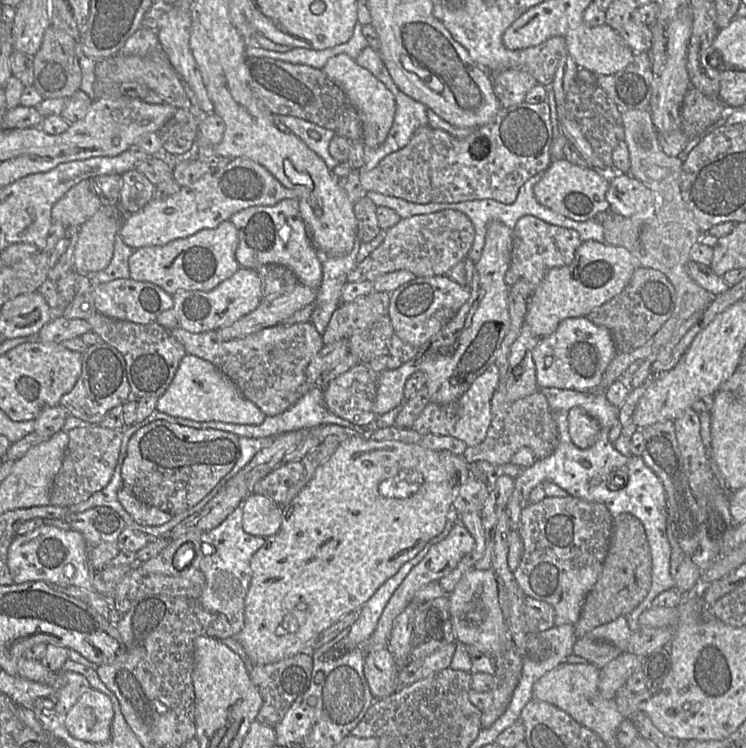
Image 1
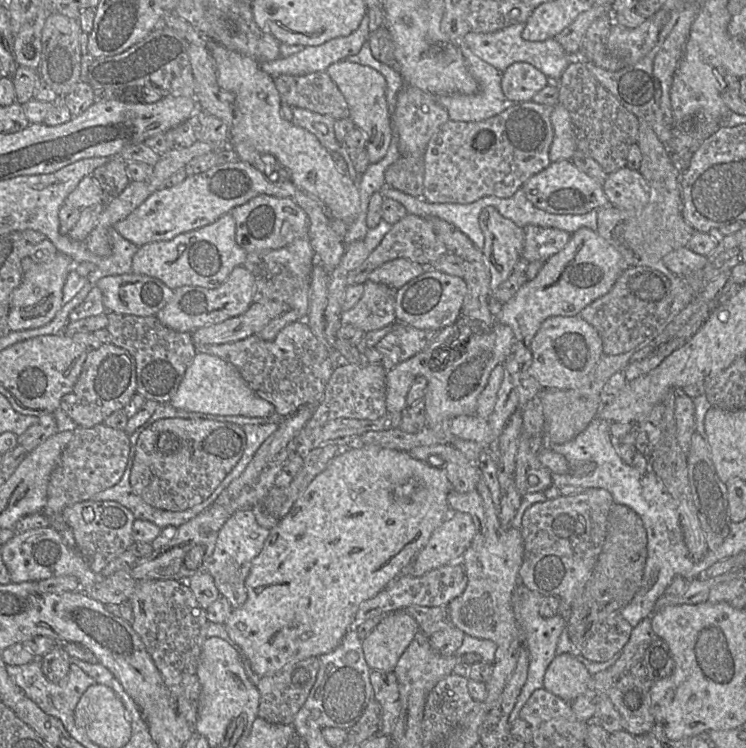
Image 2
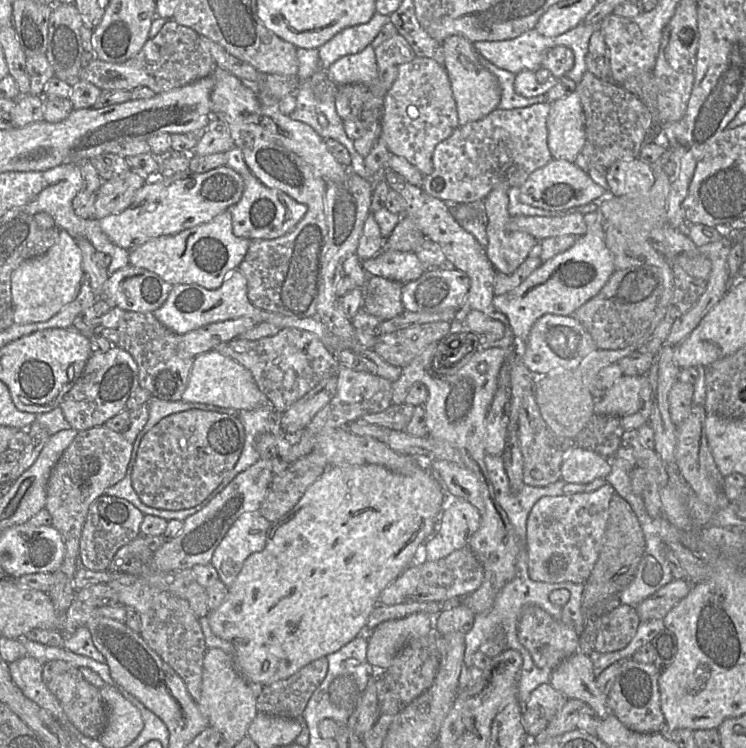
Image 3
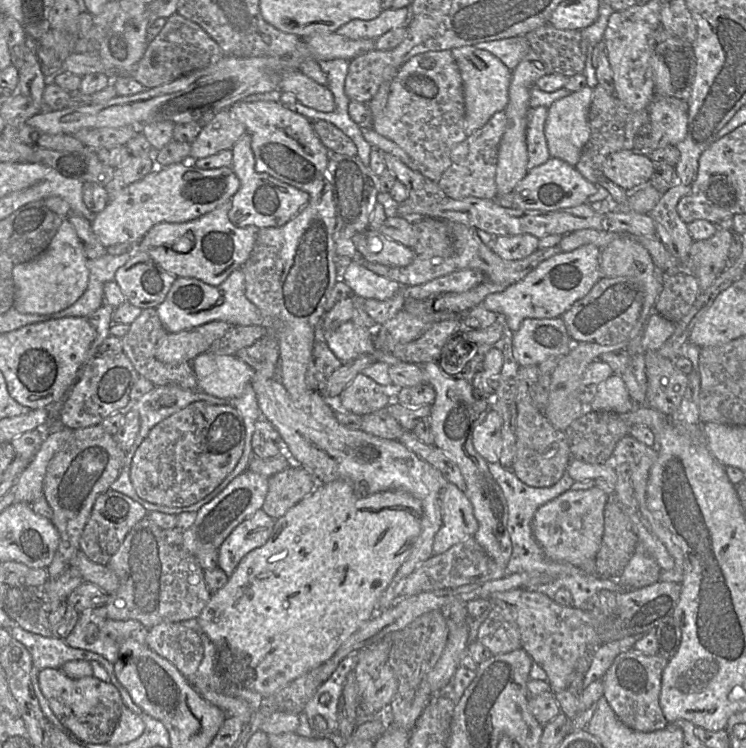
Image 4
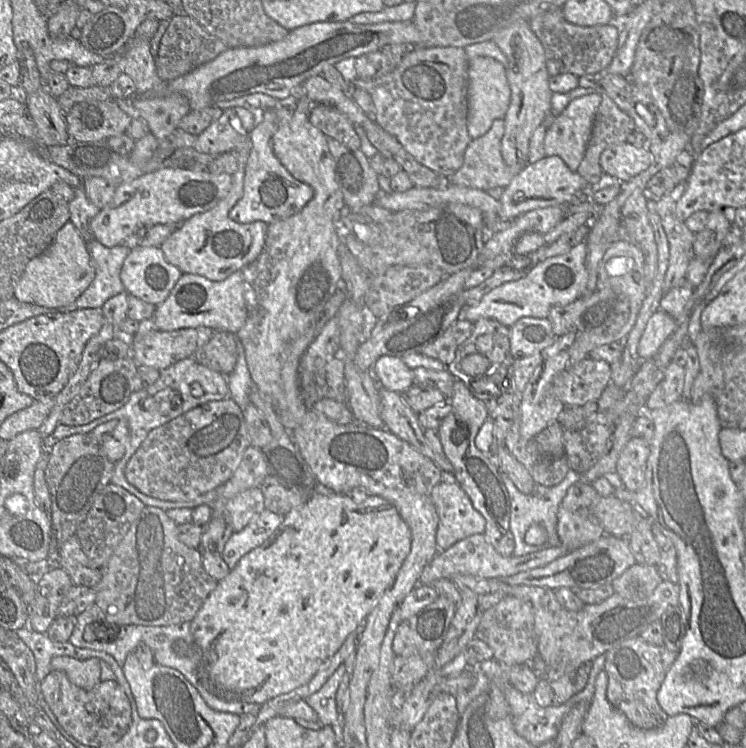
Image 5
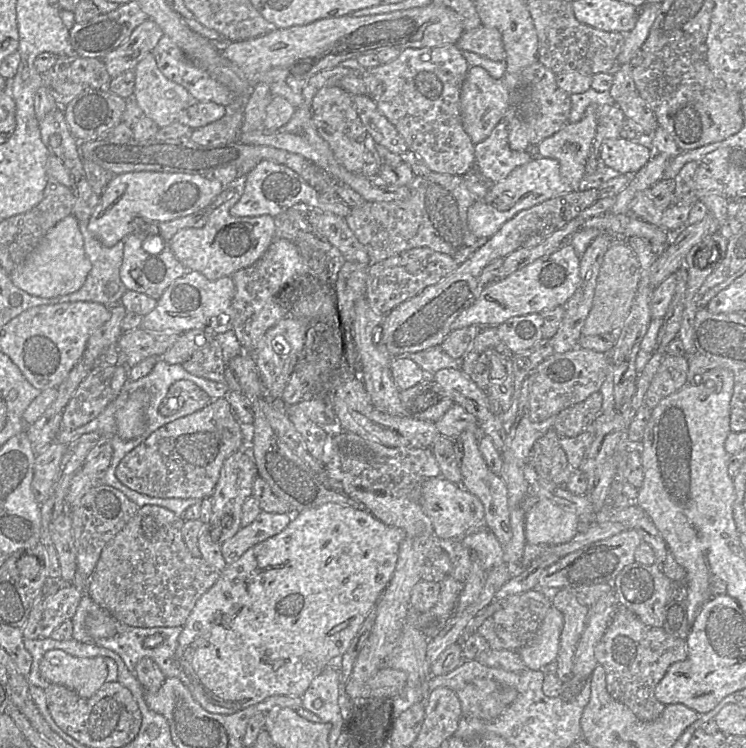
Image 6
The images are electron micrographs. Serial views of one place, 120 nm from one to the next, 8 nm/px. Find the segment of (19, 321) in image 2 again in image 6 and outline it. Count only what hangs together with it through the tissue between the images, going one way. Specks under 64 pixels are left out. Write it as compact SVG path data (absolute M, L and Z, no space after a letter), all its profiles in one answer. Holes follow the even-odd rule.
M70 214L45 234L37 247L11 272L10 277L17 288L32 296L54 298L80 289L91 267L84 251L78 220Z

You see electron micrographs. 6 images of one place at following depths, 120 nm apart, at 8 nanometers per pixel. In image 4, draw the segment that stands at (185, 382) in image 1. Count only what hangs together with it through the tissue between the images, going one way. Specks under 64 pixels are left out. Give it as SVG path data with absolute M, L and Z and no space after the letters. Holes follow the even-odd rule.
M208 351L193 359L192 368L199 391L225 399L241 396L255 373L234 355L216 355Z

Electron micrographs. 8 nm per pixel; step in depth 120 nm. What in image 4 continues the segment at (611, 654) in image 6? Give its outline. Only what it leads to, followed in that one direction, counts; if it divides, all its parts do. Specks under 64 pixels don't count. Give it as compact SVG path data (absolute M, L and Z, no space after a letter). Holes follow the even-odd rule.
M634 648L619 654L603 677L604 696L617 718L629 728L640 732L663 729L668 722L660 707L662 673L669 660L660 655L644 655Z

